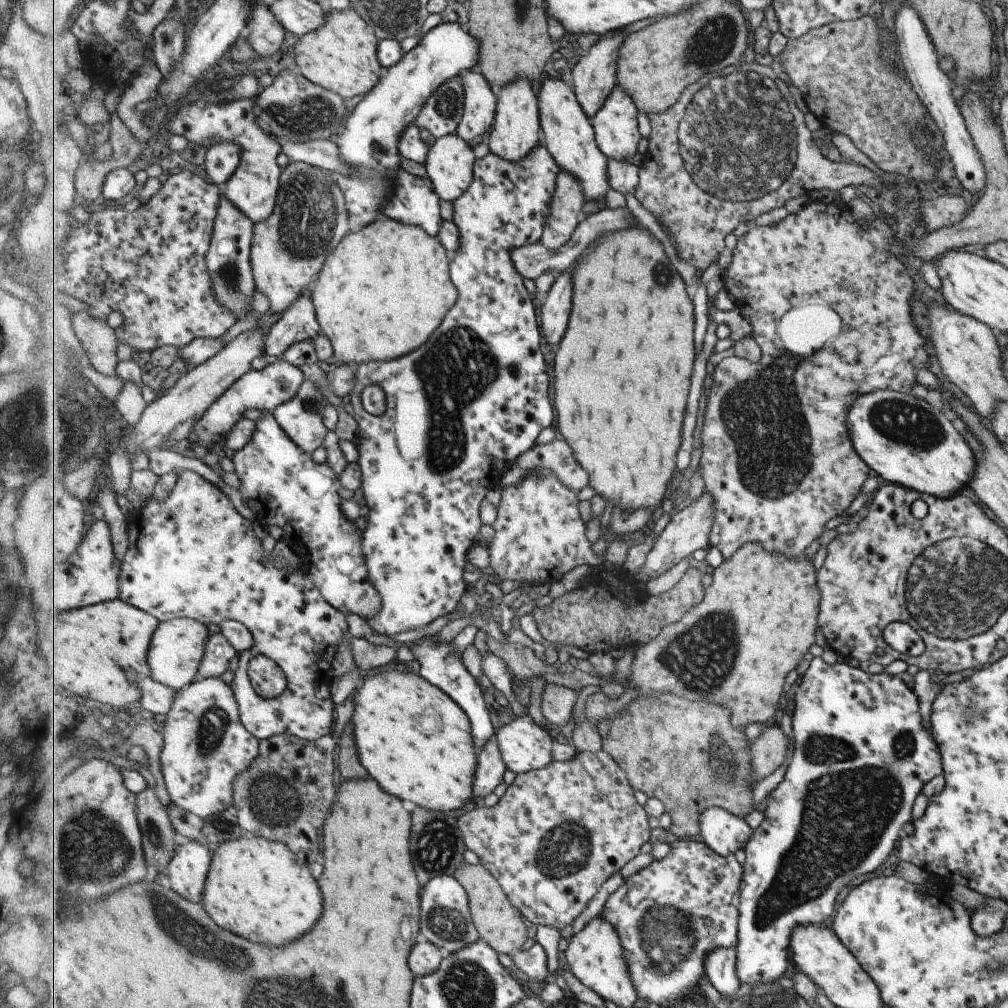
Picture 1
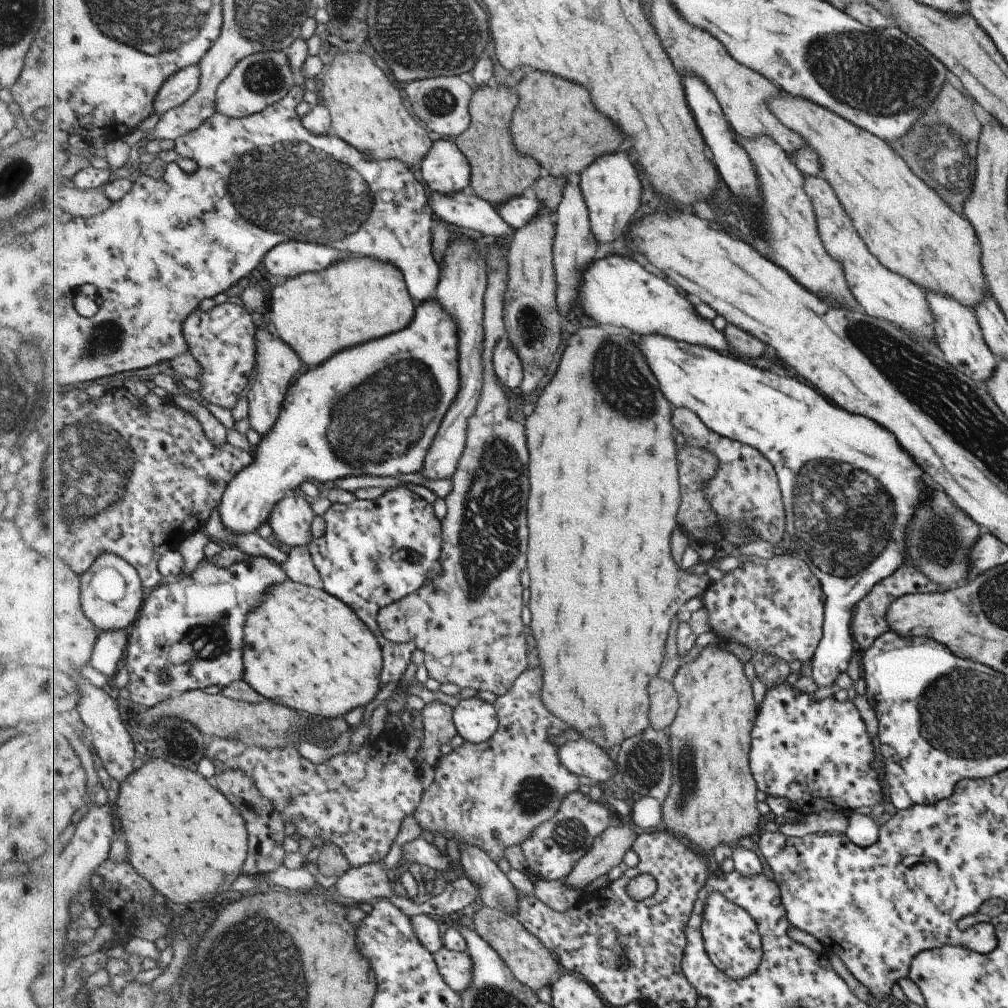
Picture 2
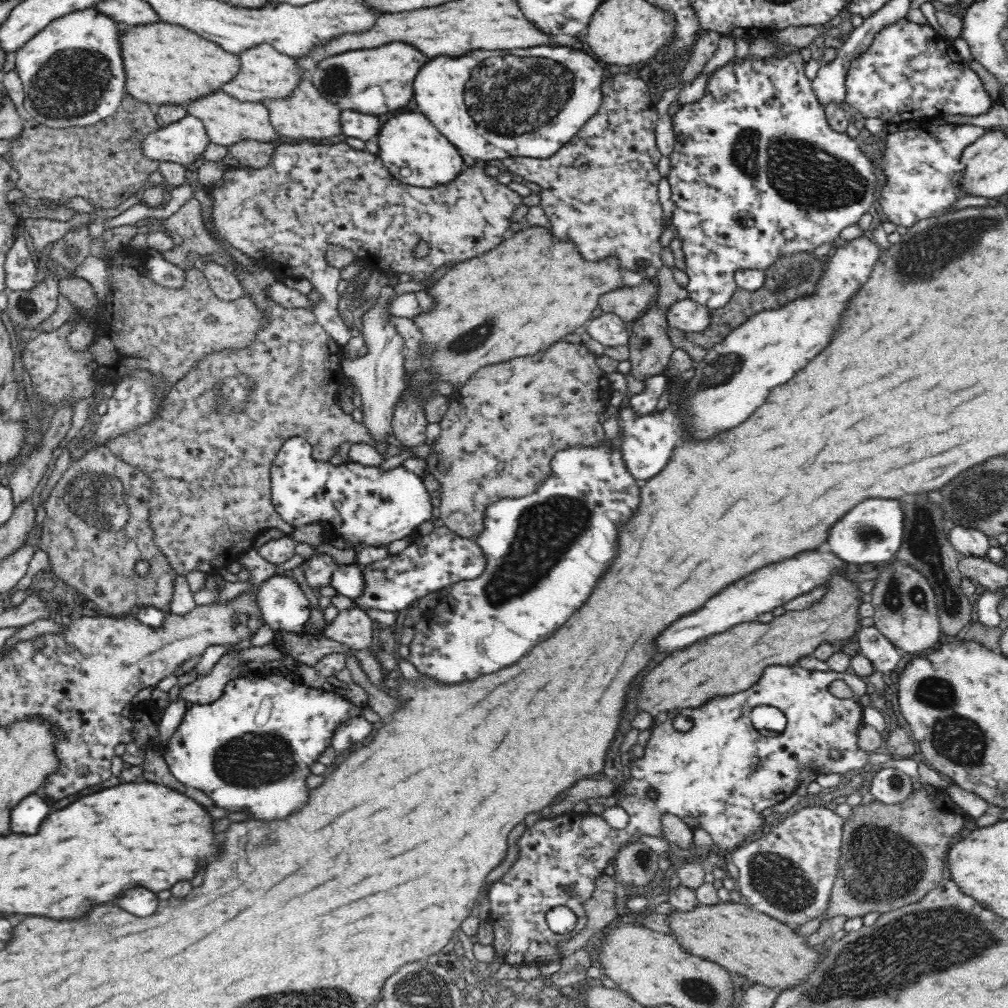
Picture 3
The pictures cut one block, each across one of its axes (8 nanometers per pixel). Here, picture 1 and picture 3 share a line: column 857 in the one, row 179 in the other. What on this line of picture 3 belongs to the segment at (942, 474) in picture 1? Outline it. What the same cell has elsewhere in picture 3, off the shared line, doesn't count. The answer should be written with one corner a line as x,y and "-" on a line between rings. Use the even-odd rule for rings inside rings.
408,112
408,114
400,114
400,116
388,120
384,124
384,128
380,128
378,140
378,155
381,161
394,178
400,179
402,183
408,186
434,187
438,183
451,182
462,171
462,166
467,164
468,161
442,133
430,124
430,120
421,112
418,112
418,114
416,112

